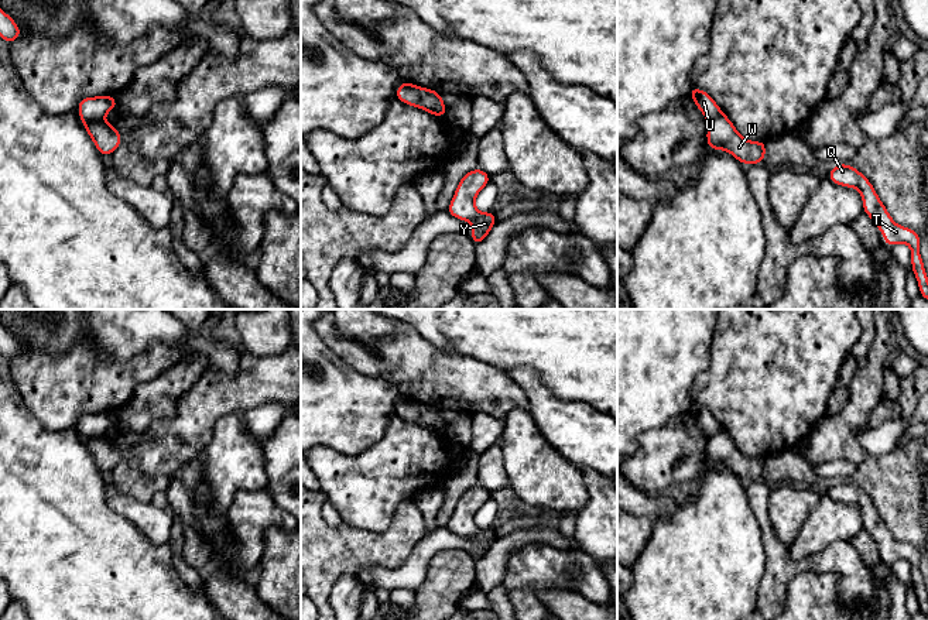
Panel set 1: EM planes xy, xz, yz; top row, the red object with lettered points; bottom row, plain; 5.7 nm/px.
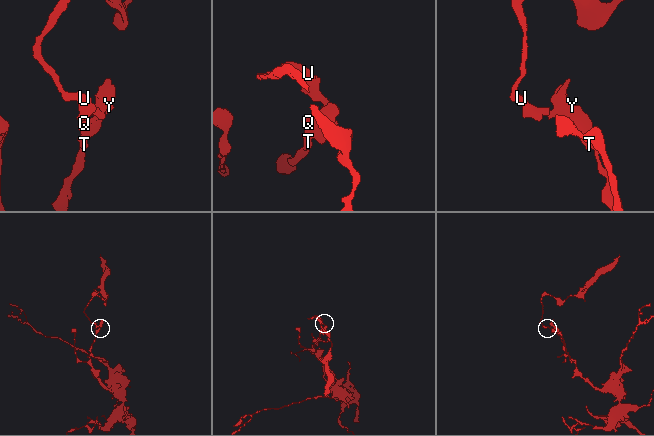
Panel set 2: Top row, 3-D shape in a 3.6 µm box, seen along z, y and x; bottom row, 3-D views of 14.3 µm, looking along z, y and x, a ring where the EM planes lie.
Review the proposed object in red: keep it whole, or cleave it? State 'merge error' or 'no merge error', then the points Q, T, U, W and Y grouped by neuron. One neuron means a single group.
merge error; groups Q T W Y / U

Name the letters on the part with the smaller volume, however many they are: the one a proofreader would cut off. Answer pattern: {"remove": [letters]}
{"remove": ["U"]}

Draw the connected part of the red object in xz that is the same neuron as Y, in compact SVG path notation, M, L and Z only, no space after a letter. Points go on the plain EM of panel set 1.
M480 484L466 489L455 507L455 511L446 528L459 535L473 541L473 548L469 552L473 561L482 559L492 544L494 542L494 528L479 528L475 523L477 510L490 499L490 491Z

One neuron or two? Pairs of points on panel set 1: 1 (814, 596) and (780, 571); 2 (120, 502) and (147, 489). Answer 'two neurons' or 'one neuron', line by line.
1: two neurons
2: two neurons

